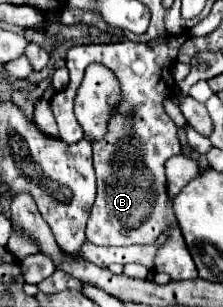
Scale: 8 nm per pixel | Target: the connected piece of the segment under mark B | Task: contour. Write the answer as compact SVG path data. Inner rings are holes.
M185 36L169 38L169 44L159 44L155 48L147 48L145 44L137 44L137 42L129 42L129 40L115 42L115 44L73 46L67 52L67 68L69 68L71 82L65 90L55 92L53 98L51 98L51 108L53 108L55 120L59 124L59 136L65 142L77 142L83 136L83 132L81 132L79 122L75 120L75 114L73 114L73 100L75 100L75 92L77 92L77 88L83 80L85 68L91 62L99 62L99 64L111 68L115 72L117 80L123 80L125 98L123 98L117 114L111 118L105 138L99 140L99 142L93 142L93 164L95 164L95 174L97 174L97 198L95 198L95 204L93 204L93 210L91 210L89 222L87 222L87 240L97 244L97 246L153 244L157 240L157 236L171 224L173 232L171 232L167 244L157 252L157 272L165 272L173 280L197 278L197 268L195 268L191 254L185 246L181 230L177 230L177 222L175 222L175 216L173 216L173 210L171 210L171 198L167 196L167 180L165 180L165 170L163 170L163 164L167 162L167 158L181 154L181 144L179 144L179 138L177 138L177 126L169 118L169 114L165 112L163 98L171 90L175 90L171 66L173 66L173 60L177 56L177 50L183 42L185 42Z

